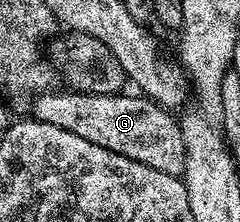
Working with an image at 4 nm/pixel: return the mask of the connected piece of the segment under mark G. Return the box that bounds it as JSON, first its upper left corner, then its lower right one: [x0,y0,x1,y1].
[31,91,186,177]

